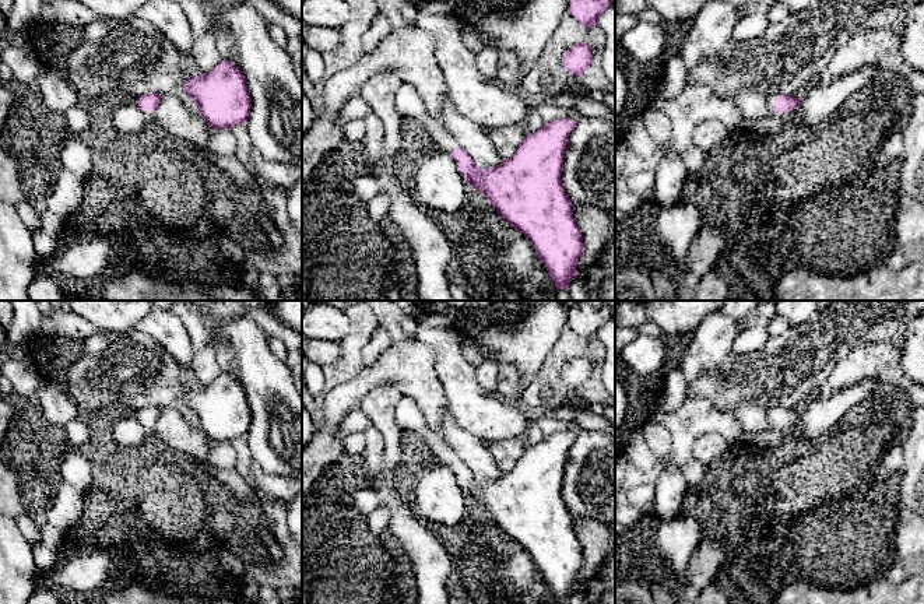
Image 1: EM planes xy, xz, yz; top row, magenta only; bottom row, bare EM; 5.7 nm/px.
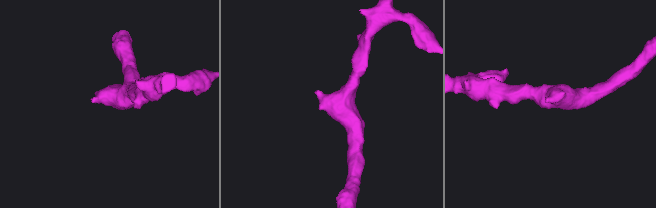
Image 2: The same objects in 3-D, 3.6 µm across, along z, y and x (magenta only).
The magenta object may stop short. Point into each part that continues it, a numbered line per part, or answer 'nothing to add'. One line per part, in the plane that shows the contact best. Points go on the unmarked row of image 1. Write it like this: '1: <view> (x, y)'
1: yz (770, 411)

